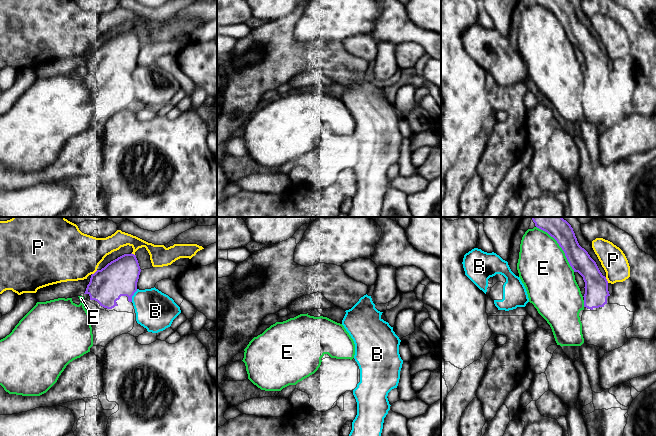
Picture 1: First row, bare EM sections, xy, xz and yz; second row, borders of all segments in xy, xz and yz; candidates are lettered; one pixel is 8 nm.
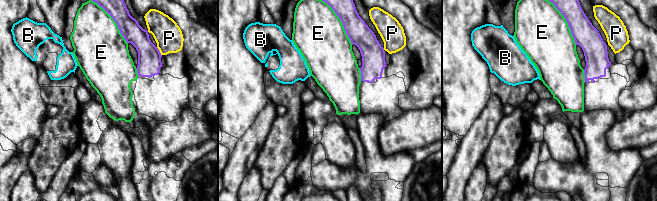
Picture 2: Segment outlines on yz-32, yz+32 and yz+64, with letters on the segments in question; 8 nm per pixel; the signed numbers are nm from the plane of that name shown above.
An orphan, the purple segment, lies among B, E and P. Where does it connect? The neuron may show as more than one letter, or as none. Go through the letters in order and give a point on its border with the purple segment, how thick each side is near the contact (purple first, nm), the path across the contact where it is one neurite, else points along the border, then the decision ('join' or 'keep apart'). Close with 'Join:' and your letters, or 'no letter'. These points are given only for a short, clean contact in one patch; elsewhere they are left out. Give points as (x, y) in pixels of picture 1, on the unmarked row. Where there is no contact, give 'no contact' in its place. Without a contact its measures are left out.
B: meets purple in xy at (133, 70); 300 nm thick on the purple side, 320 nm on the other; keep apart
E: meets purple in yz at (559, 21); 170 nm thick on the purple side, 400 nm on the other; keep apart
P: meets purple in yz at (606, 56); 190 nm thick on the purple side, 200 nm on the other; border along yz (605, 53), (608, 58); keep apart
Join: no letter

